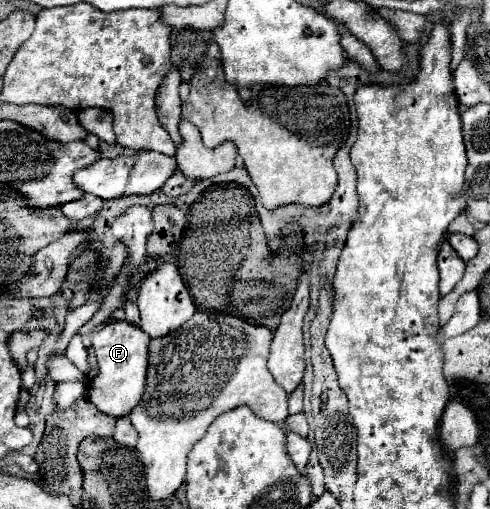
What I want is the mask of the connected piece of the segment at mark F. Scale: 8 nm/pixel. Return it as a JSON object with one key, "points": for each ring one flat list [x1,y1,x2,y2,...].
{"points":[[108,322,94,332,92,346,98,358,98,374,86,386,86,398,104,414,122,418,132,412,144,394,144,380,148,370,148,342,150,336,128,322]]}

